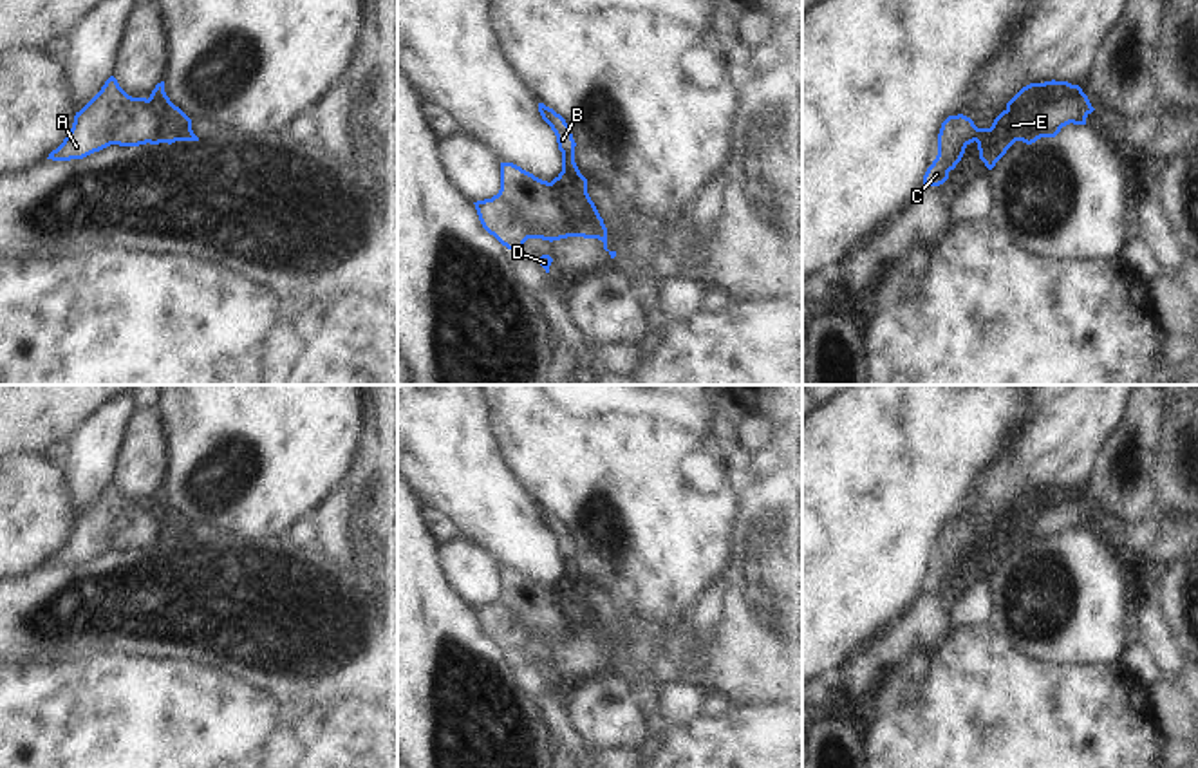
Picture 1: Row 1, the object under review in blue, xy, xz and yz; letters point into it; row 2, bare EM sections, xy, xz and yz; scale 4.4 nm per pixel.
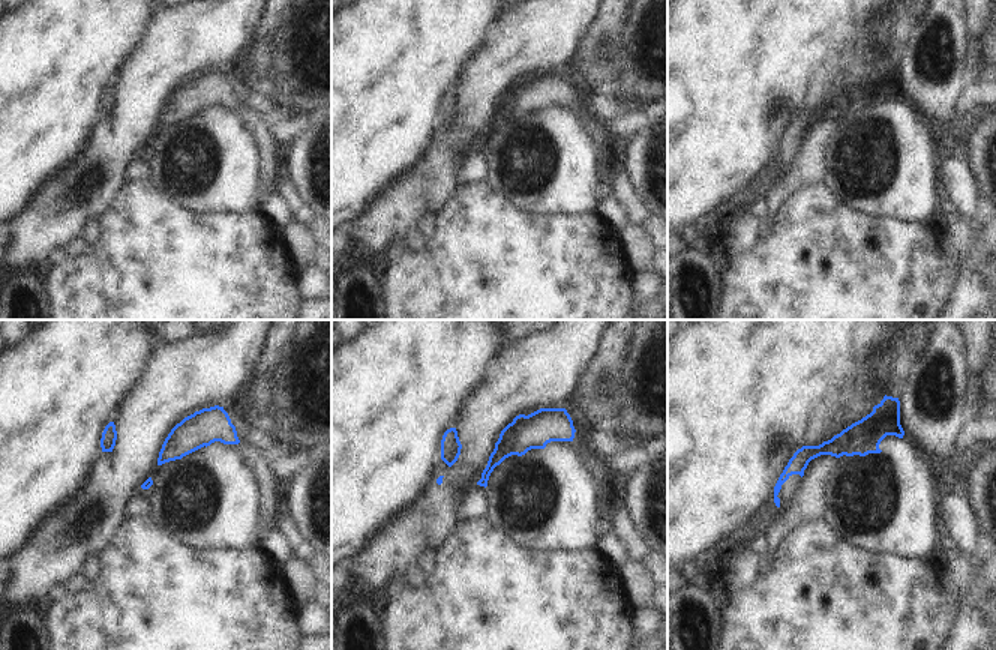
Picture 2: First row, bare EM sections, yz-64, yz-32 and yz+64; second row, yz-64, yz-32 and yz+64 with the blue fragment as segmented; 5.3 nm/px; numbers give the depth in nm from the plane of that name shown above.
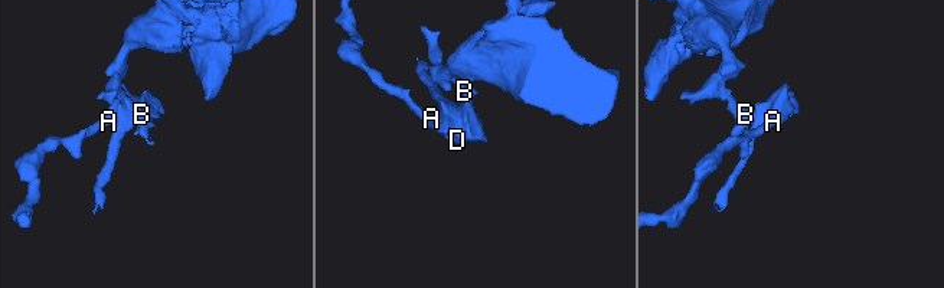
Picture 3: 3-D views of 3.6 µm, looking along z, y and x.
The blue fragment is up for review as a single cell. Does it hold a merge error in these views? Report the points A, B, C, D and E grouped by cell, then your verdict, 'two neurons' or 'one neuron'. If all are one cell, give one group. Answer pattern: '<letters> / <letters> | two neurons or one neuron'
A D / B C E | two neurons

